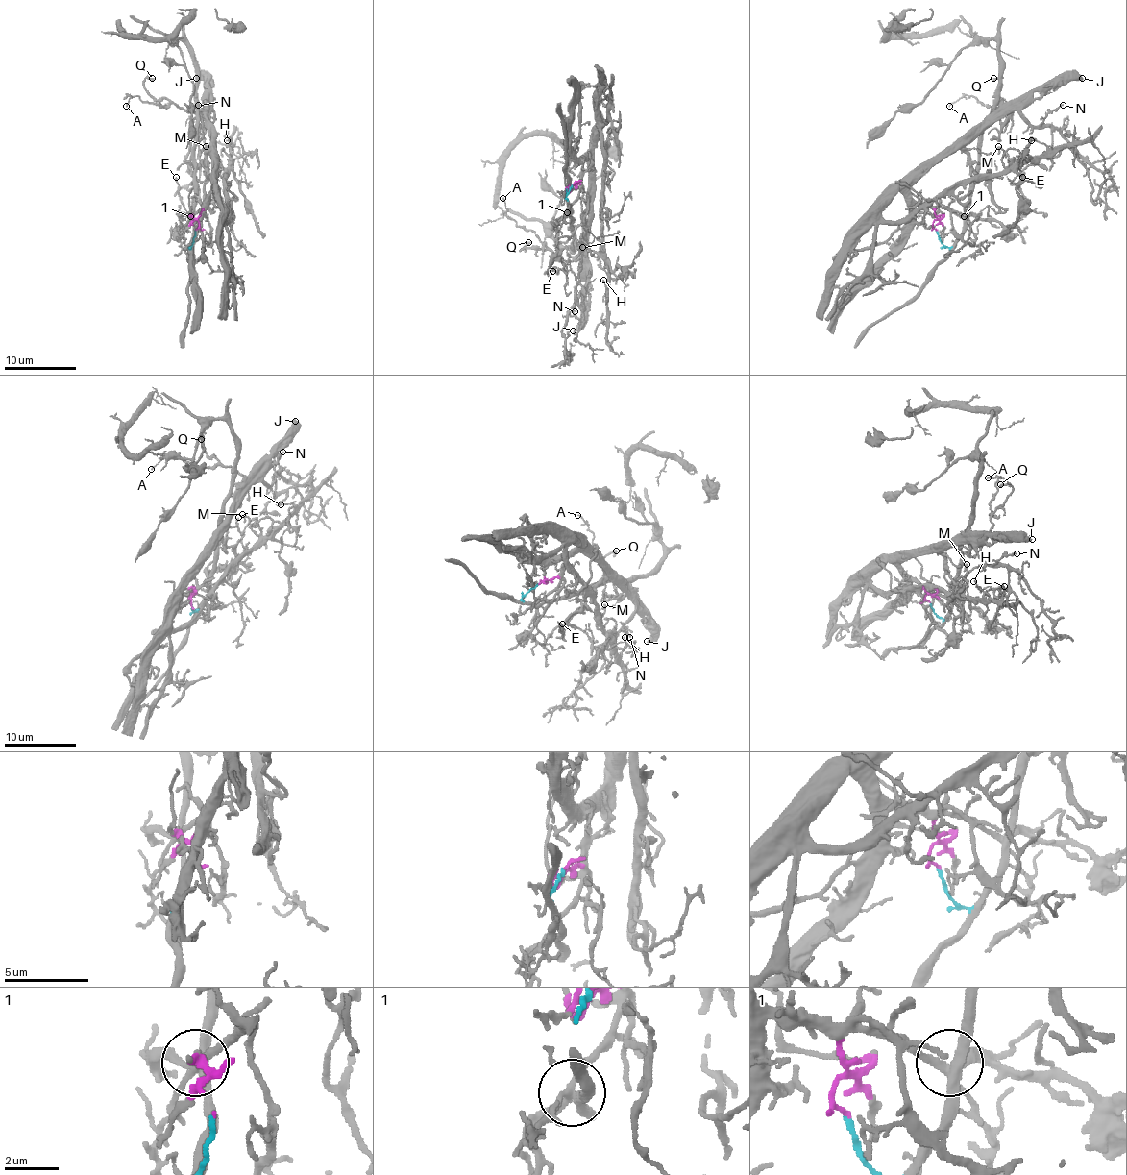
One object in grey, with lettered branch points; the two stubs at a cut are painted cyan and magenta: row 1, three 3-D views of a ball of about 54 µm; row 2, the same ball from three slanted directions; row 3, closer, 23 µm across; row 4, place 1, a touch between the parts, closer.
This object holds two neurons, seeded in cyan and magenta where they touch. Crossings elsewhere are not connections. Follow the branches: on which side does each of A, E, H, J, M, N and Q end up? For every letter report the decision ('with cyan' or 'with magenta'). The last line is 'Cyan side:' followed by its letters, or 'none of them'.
A: with magenta
E: with magenta
H: with magenta
J: with magenta
M: with magenta
N: with magenta
Q: with magenta
Cyan side: none of them

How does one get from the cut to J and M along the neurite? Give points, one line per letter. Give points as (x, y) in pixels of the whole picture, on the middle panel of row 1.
J: (573, 185), (587, 159), (589, 237), (585, 315), (573, 331)
M: (573, 185), (581, 173), (581, 157), (600, 130), (603, 155), (601, 245), (600, 252), (587, 252), (581, 247)

